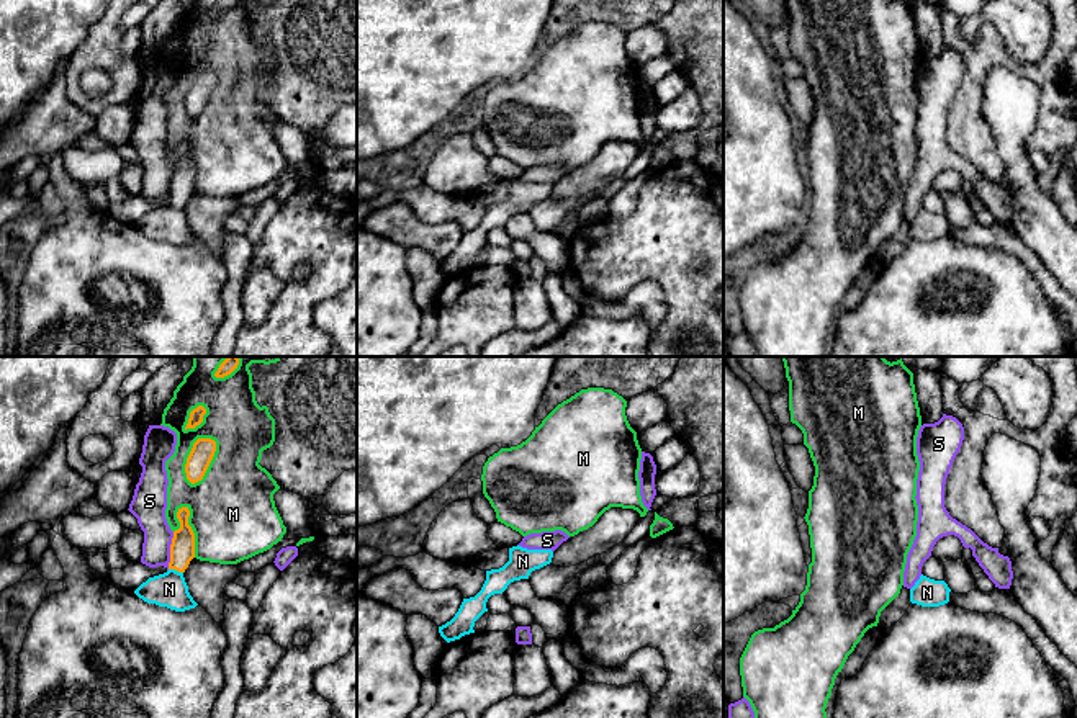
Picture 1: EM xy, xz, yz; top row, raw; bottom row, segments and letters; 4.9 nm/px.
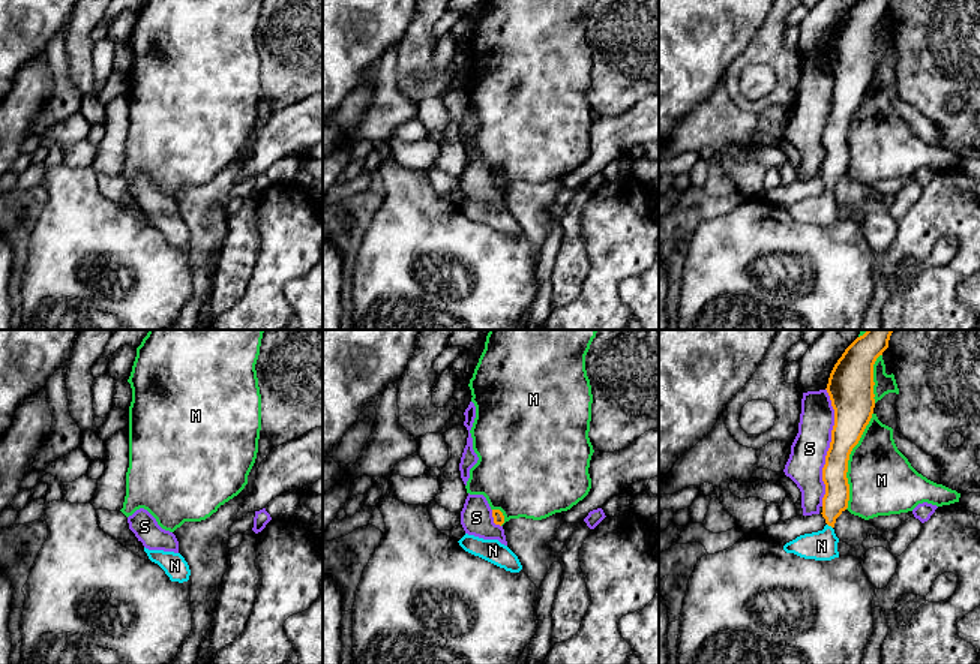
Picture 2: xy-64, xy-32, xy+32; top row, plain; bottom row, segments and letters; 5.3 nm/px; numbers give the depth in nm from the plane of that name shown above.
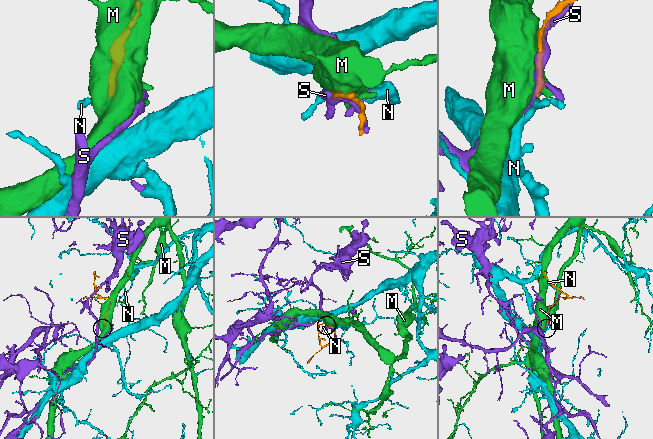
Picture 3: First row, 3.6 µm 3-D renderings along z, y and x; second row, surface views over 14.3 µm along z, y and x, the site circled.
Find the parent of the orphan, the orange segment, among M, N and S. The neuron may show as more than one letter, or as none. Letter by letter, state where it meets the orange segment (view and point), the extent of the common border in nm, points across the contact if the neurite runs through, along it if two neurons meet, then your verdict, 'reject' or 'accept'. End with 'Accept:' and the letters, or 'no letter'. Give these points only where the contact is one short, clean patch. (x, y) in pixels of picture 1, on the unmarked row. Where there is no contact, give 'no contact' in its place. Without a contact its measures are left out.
M: contact xy (210, 95); length 260 nm; reject
N: contact xy (175, 203); length 80 nm; way xy (182, 183), (175, 203), (169, 223); accept
S: contact xy (171, 183); length 190 nm; reject
Accept: N

